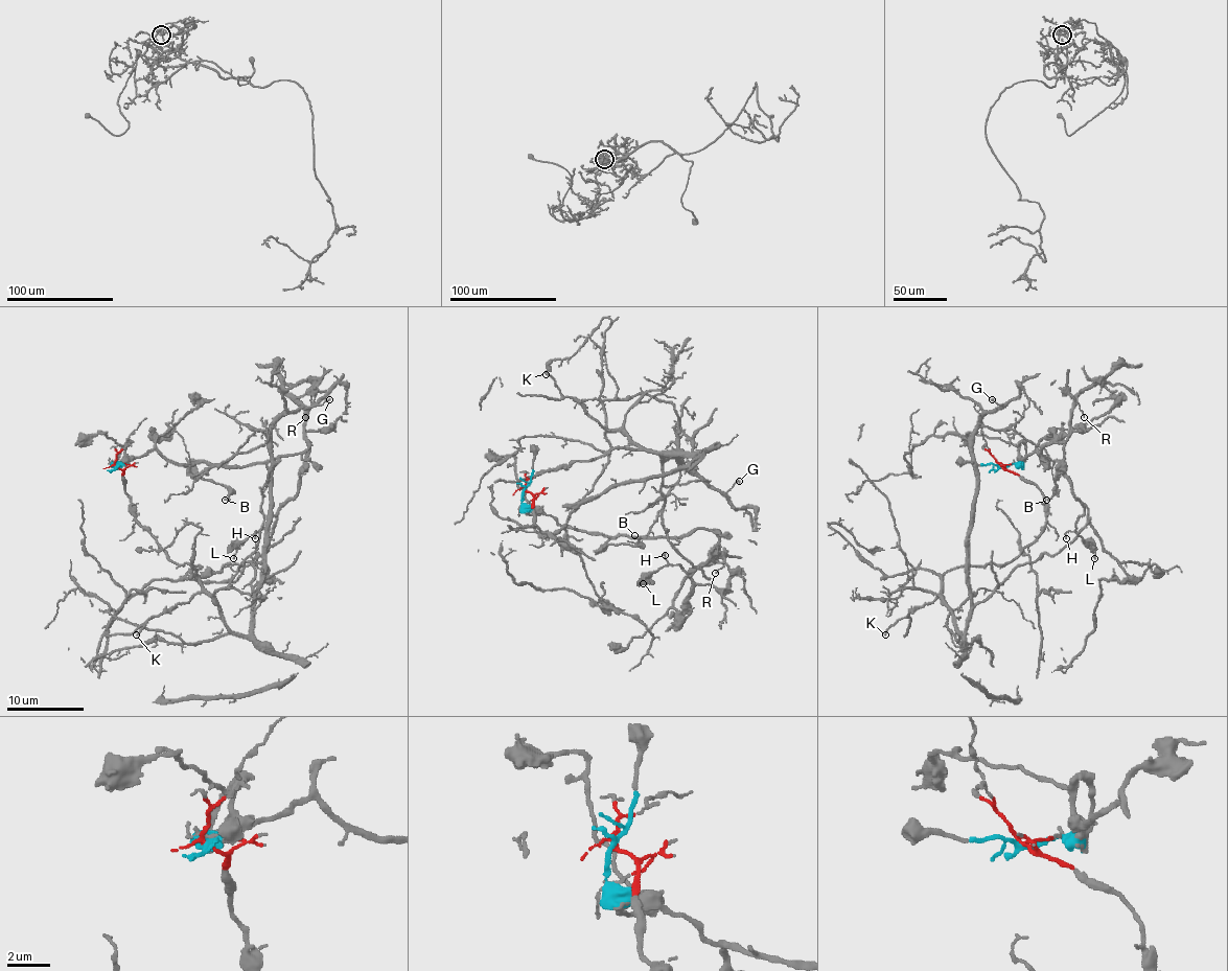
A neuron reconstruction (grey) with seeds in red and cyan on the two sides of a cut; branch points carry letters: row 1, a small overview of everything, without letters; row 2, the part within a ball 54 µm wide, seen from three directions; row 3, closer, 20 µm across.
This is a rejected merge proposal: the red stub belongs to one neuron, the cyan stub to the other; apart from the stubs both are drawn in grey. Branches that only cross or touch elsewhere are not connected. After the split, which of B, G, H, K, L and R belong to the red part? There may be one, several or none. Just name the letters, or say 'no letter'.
G, K

